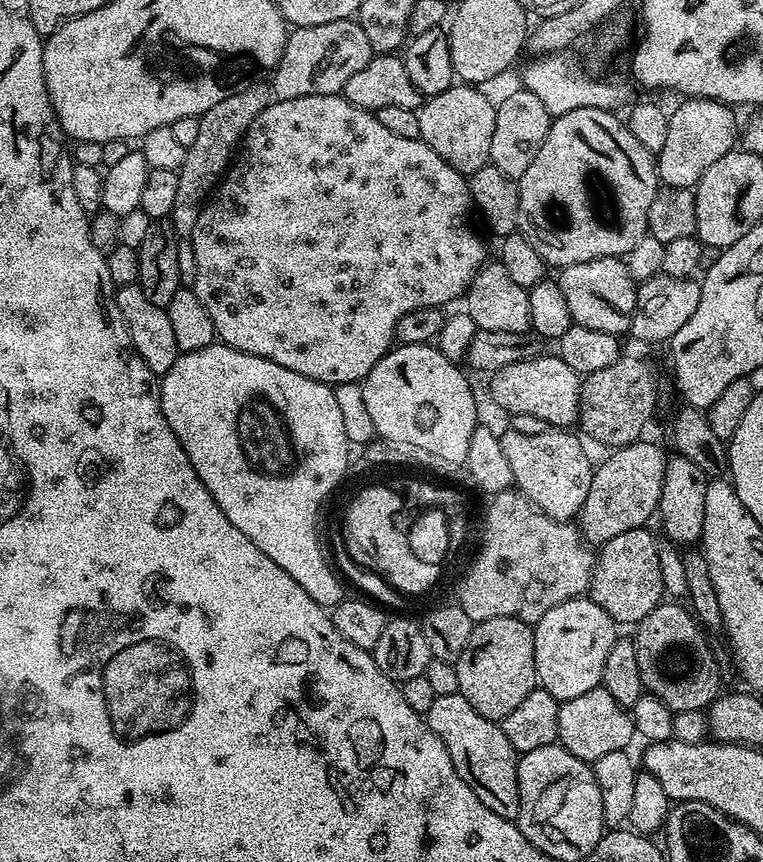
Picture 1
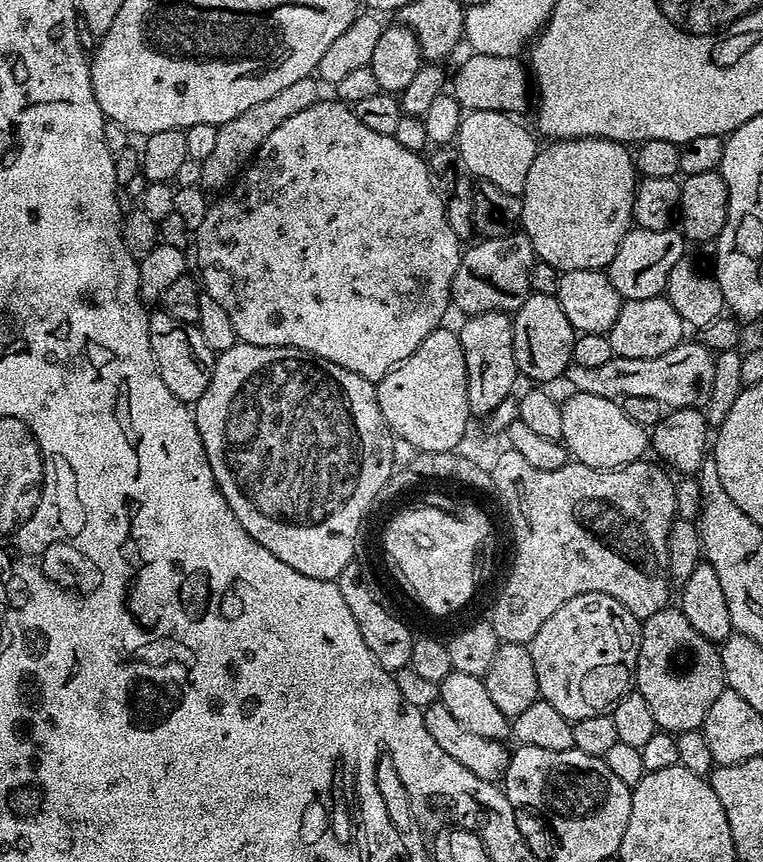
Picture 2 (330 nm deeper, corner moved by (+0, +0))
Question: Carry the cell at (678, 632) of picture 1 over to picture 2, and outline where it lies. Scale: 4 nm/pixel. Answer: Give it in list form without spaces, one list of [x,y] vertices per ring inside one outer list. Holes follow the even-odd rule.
[[[679,607],[658,610],[642,621],[634,688],[646,698],[657,729],[673,734],[703,729],[706,710],[726,690],[720,649],[690,626]]]

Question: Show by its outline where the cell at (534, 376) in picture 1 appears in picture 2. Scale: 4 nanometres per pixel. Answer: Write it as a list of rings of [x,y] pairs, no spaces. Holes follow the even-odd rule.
[[[573,391],[571,395],[568,401],[565,399],[561,403],[560,409],[562,410],[562,443],[575,463],[609,470],[624,468],[627,464],[641,459],[649,451],[649,433],[642,426],[638,426],[638,422],[630,422],[630,418],[626,418],[626,414],[617,401],[610,398],[598,398],[598,394],[586,394],[585,392]]]

